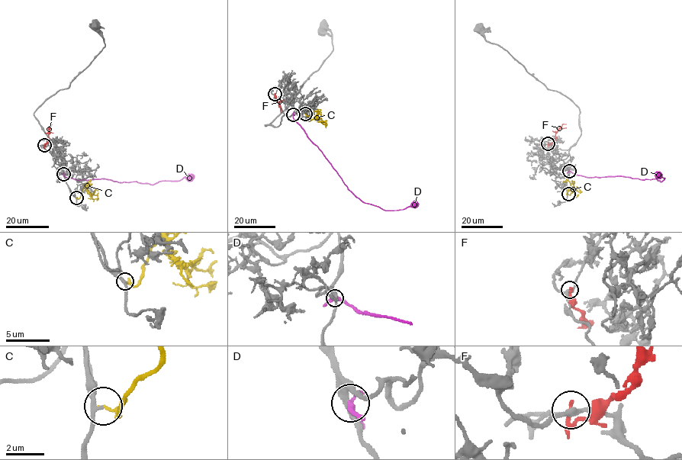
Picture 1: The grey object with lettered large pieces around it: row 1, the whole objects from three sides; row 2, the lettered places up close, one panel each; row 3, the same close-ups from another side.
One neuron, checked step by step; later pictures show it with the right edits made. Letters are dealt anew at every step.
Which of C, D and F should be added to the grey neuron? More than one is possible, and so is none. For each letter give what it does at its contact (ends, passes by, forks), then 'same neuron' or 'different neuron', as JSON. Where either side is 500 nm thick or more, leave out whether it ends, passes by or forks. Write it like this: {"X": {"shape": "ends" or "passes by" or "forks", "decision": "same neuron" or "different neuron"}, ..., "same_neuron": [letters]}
{"C": {"shape": "passes by", "decision": "same neuron"}, "D": {"shape": "passes by", "decision": "different neuron"}, "F": {"shape": "passes by", "decision": "different neuron"}, "same_neuron": ["C"]}

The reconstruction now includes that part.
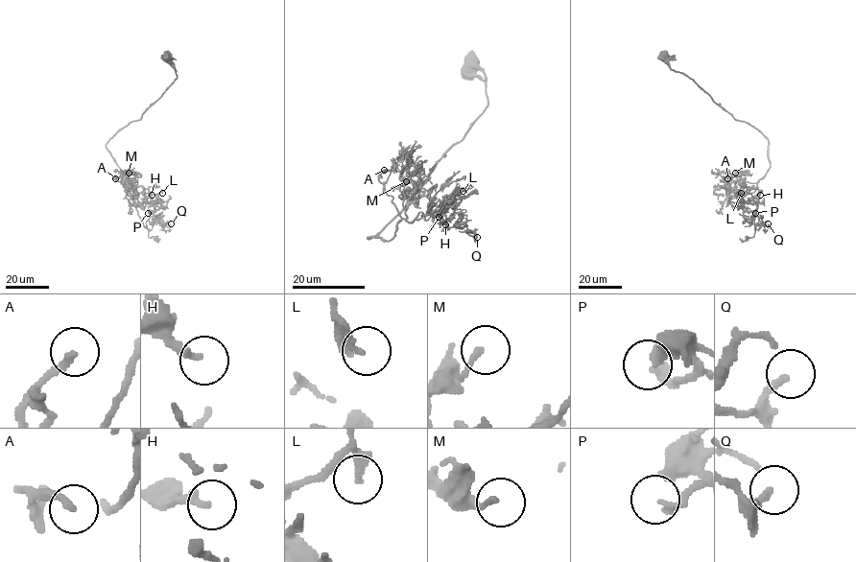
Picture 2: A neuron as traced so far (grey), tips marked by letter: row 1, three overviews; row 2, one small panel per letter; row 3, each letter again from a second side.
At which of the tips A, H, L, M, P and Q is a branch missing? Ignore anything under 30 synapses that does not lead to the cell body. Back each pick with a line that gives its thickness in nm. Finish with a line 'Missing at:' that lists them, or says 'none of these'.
A: 200 nm thick
Missing at: A

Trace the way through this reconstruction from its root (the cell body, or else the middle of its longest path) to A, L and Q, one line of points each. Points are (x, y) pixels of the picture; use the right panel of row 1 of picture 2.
A: (664, 58), (672, 69), (690, 77), (736, 119), (767, 139), (770, 167), (764, 175), (755, 183), (727, 178)
L: (664, 58), (767, 139), (770, 167), (757, 185), (757, 205), (749, 193), (741, 193)
Q: (664, 58), (767, 139), (770, 167), (757, 185), (754, 227), (763, 224), (759, 219), (768, 223)

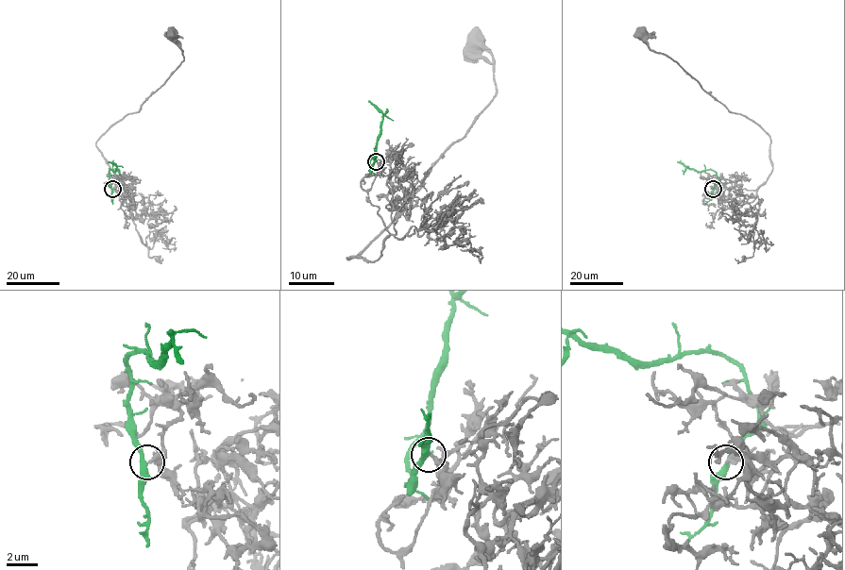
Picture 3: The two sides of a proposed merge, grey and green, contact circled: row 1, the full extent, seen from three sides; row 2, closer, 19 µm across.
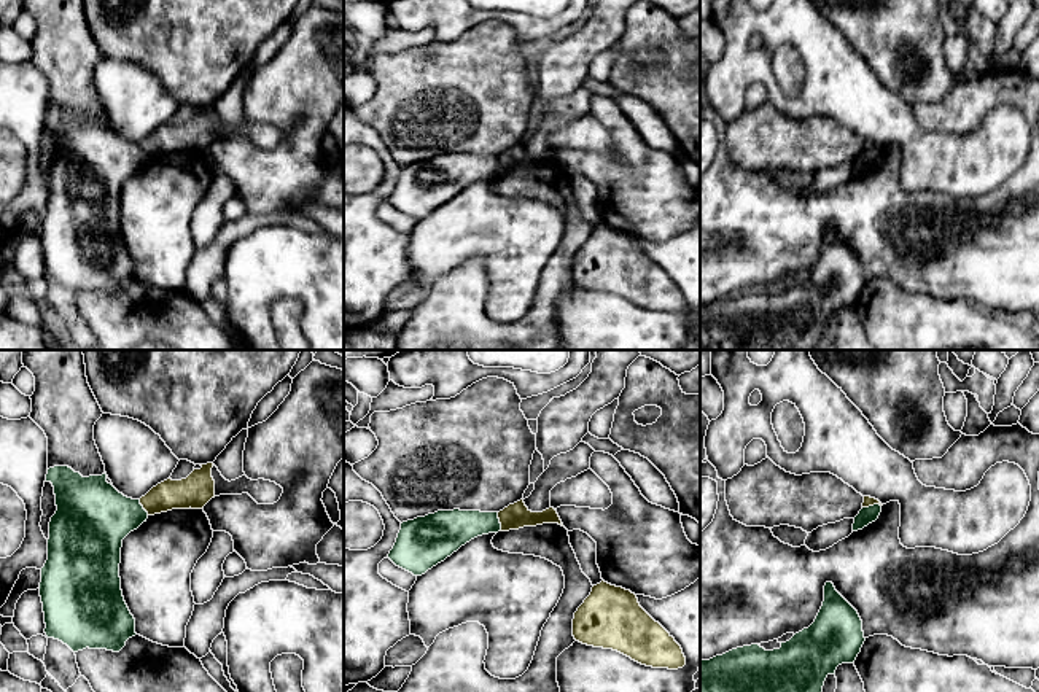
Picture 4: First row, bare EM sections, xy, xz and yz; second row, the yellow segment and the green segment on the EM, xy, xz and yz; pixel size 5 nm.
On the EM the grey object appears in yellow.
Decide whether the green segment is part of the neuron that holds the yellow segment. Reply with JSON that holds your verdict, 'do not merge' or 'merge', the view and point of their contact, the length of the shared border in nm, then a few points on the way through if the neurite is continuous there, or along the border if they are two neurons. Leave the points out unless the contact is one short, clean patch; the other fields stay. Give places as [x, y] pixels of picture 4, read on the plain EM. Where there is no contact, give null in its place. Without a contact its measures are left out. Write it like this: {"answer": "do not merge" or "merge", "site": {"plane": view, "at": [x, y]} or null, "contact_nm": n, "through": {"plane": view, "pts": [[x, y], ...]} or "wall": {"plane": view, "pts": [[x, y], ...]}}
{"answer": "do not merge", "site": {"plane": "xz", "at": [500, 166]}, "contact_nm": 100, "wall": {"plane": "xz", "pts": [[497, 156], [500, 174]]}}

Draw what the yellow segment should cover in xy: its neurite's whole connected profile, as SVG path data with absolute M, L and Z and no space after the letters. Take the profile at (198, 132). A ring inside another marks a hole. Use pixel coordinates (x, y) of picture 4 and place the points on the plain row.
M213 107L200 110L200 113L194 113L186 122L167 122L142 140L140 148L148 159L172 153L202 153L215 142Z

